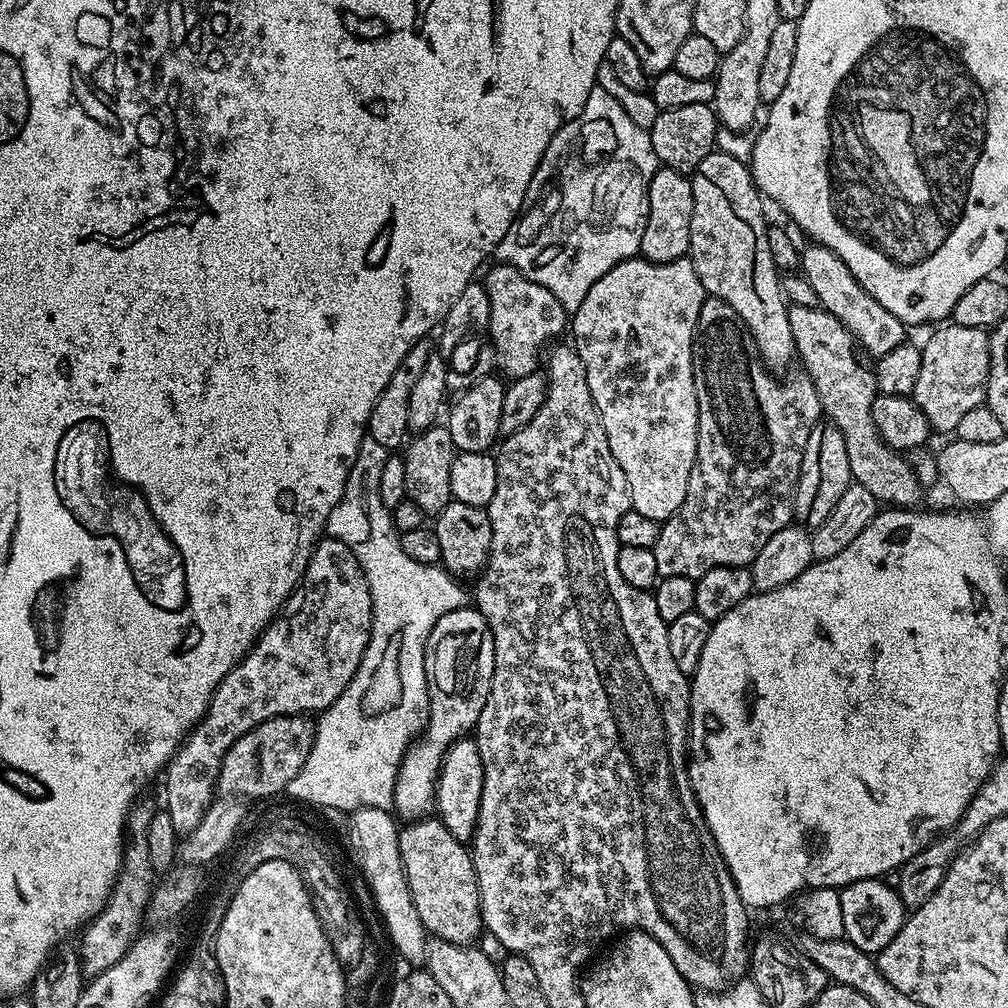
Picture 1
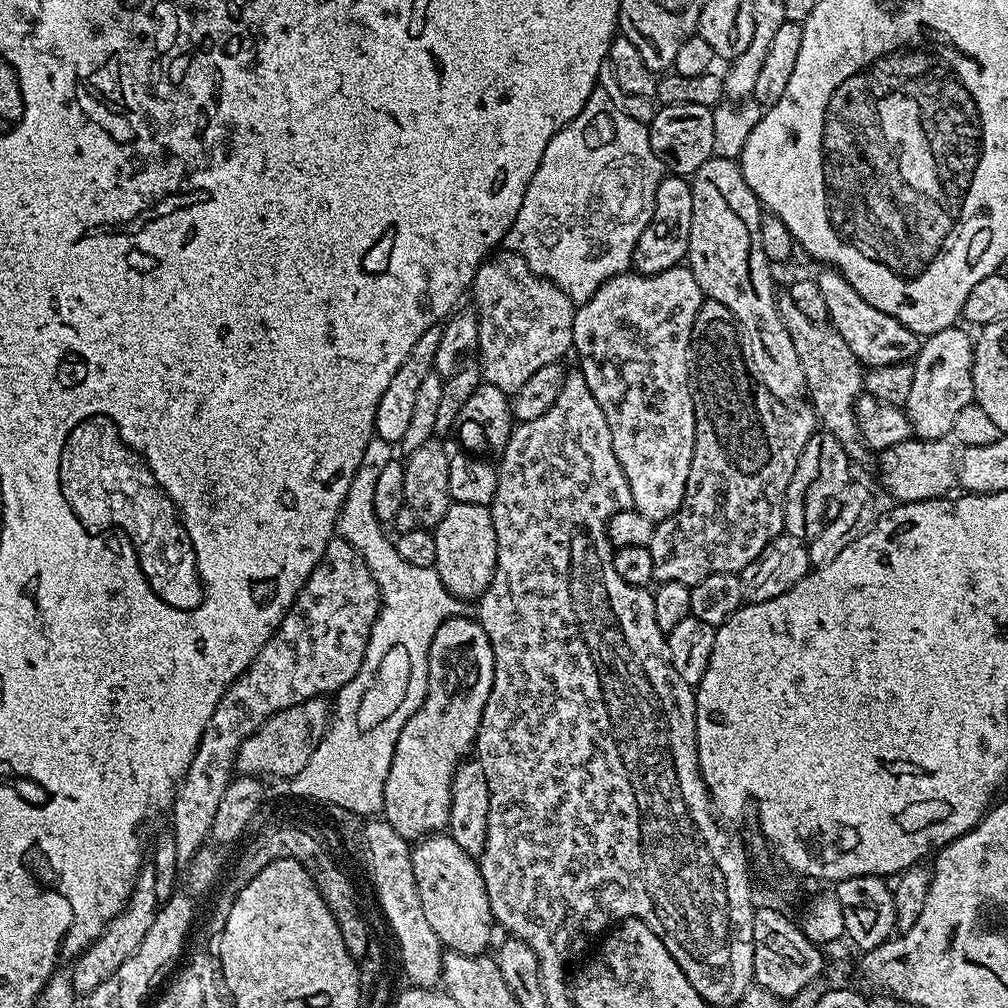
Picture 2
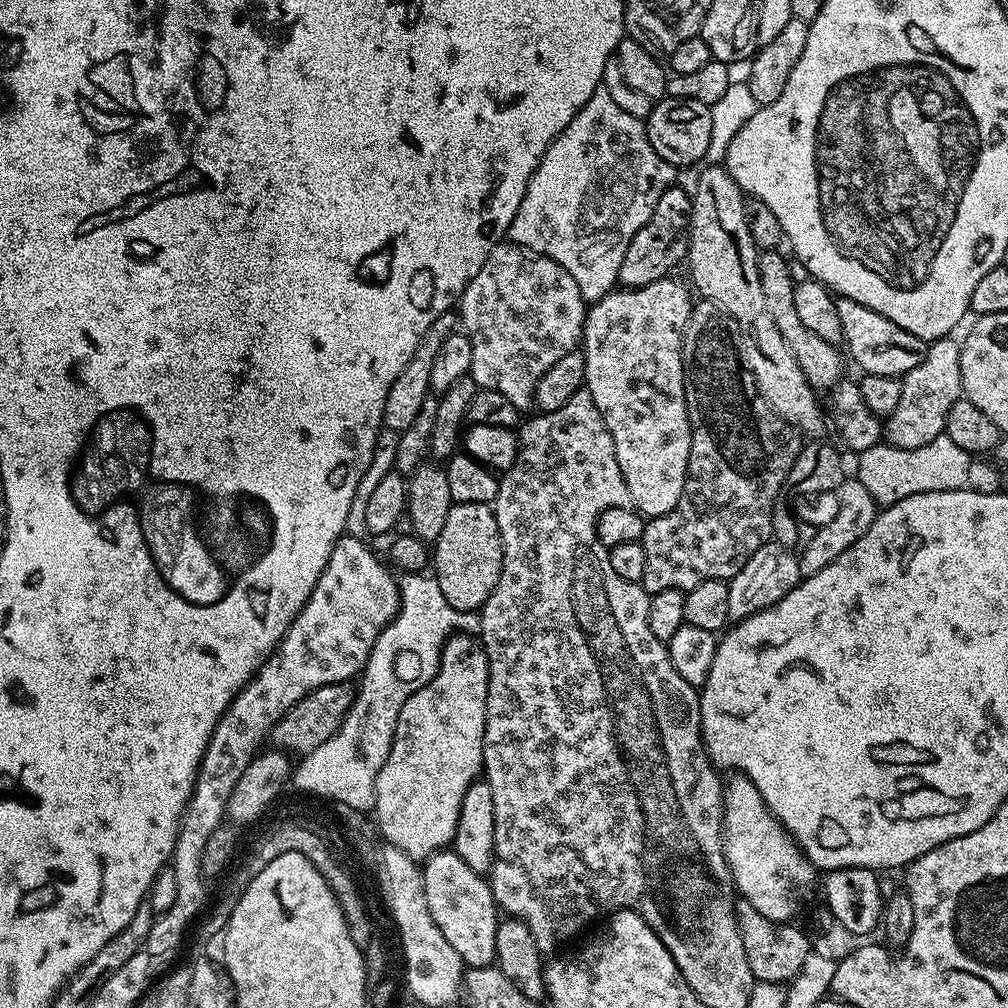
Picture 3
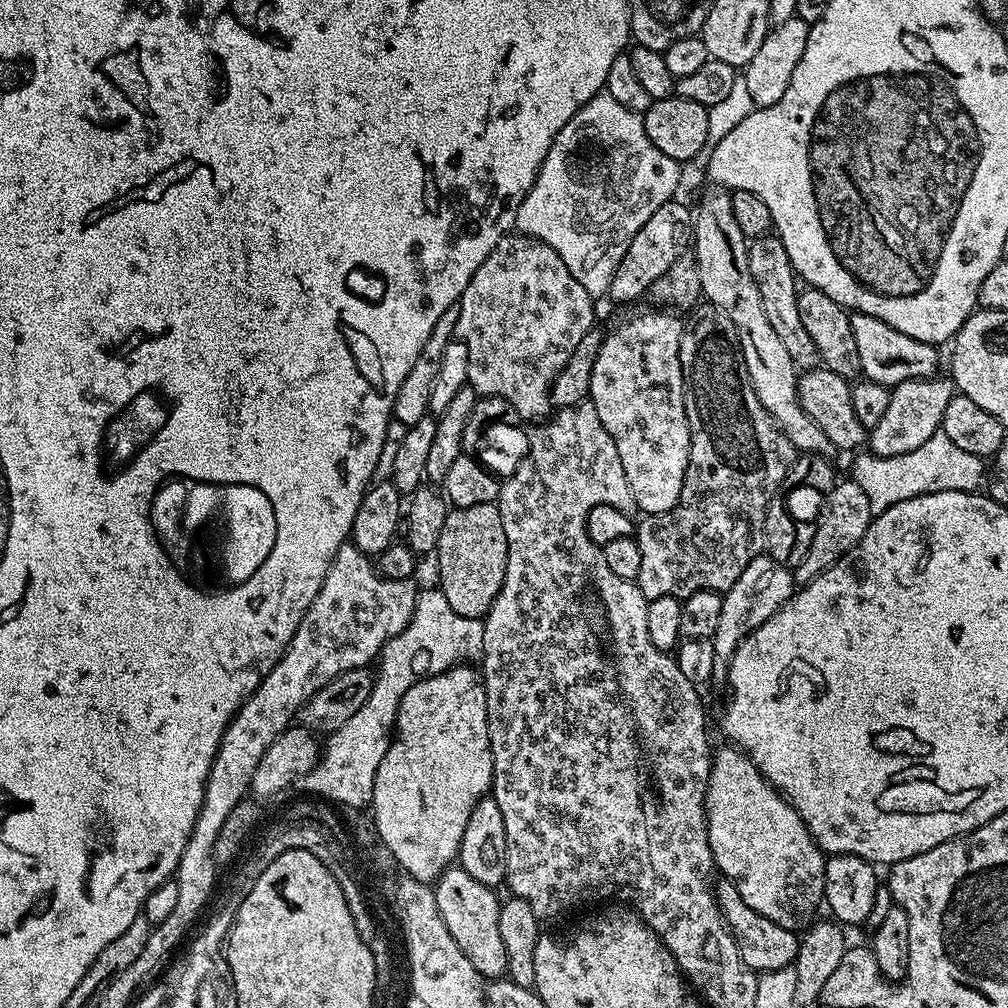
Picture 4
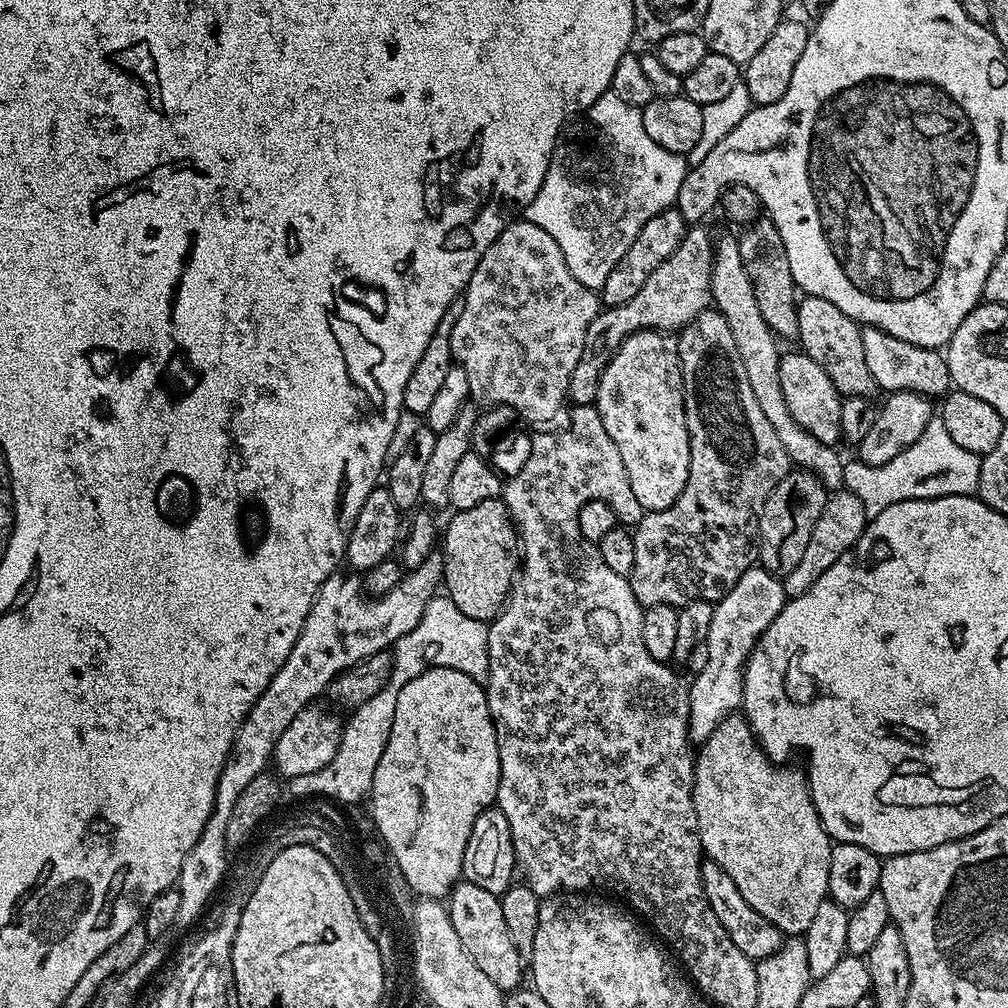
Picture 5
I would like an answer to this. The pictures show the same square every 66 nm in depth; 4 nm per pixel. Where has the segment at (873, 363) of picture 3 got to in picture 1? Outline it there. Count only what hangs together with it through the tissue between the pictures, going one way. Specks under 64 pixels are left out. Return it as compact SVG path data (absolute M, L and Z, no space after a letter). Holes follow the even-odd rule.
M815 242L809 243L807 246L809 248L805 247L800 253L799 271L804 280L810 282L810 287L814 289L817 305L834 318L838 318L838 322L842 322L842 326L846 326L846 330L850 330L857 345L867 352L869 357L885 356L890 354L890 350L905 343L905 324L898 318L894 318L894 314L890 314L890 310L886 310L886 306L879 304L860 285L858 278L854 278L854 274L850 274L850 266L846 266L846 262L842 262L842 258L838 258L838 254L834 254L834 250Z

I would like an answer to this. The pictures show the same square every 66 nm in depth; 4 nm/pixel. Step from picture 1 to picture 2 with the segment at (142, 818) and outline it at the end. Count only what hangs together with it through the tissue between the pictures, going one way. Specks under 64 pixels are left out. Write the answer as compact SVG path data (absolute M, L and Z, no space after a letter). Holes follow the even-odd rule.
M150 866L141 867L136 878L136 885L132 888L132 897L128 905L118 913L104 928L104 932L84 952L75 957L71 965L72 985L77 997L87 997L106 977L114 974L138 946L142 946L142 938L146 938L146 930L150 930L150 922L154 922L158 911L158 903L154 892L154 870Z

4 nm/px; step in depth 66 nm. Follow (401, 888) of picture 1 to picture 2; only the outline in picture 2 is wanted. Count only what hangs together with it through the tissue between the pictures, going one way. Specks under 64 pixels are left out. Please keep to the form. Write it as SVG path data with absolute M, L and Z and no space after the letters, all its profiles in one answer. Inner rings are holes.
M372 818L360 832L364 843L364 864L368 867L368 876L372 879L374 895L379 910L390 929L396 935L396 944L400 947L400 960L404 963L404 972L411 983L418 988L435 989L441 983L444 974L444 954L437 934L426 922L419 897L419 886L415 880L412 853L409 841L402 838L383 818Z

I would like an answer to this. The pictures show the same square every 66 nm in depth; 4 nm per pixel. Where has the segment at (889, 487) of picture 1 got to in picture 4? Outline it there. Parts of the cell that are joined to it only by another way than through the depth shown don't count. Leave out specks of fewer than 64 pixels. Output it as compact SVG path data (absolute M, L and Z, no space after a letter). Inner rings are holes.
M775 234L760 236L748 242L748 257L750 258L750 274L754 278L754 286L758 286L758 295L762 298L762 307L770 326L777 332L782 346L790 353L790 358L796 363L797 369L807 370L820 364L820 355L802 326L802 318L798 315L798 277L792 268L790 254L786 254L786 246L782 246L780 237Z

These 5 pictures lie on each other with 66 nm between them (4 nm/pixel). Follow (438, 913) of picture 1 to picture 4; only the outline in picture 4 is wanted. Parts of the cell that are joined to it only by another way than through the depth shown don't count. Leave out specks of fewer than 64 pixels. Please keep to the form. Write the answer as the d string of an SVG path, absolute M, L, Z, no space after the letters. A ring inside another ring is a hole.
M450 866L436 881L434 886L439 913L442 914L443 922L449 930L451 937L458 942L459 948L470 959L470 964L478 970L480 976L486 980L499 979L507 973L506 946L499 933L498 914L500 913L501 901L496 898L496 892L486 885L477 882L466 873L464 868Z

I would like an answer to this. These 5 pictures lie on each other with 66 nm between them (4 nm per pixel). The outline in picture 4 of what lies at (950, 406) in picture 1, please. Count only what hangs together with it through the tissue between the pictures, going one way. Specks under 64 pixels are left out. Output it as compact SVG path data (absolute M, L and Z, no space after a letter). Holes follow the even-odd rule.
M935 375L926 380L907 380L891 389L892 397L890 406L886 406L886 414L882 414L878 426L871 428L866 436L867 447L875 456L910 454L910 450L918 450L922 442L941 431L940 423L954 395L954 385L951 379L940 379L939 375Z

